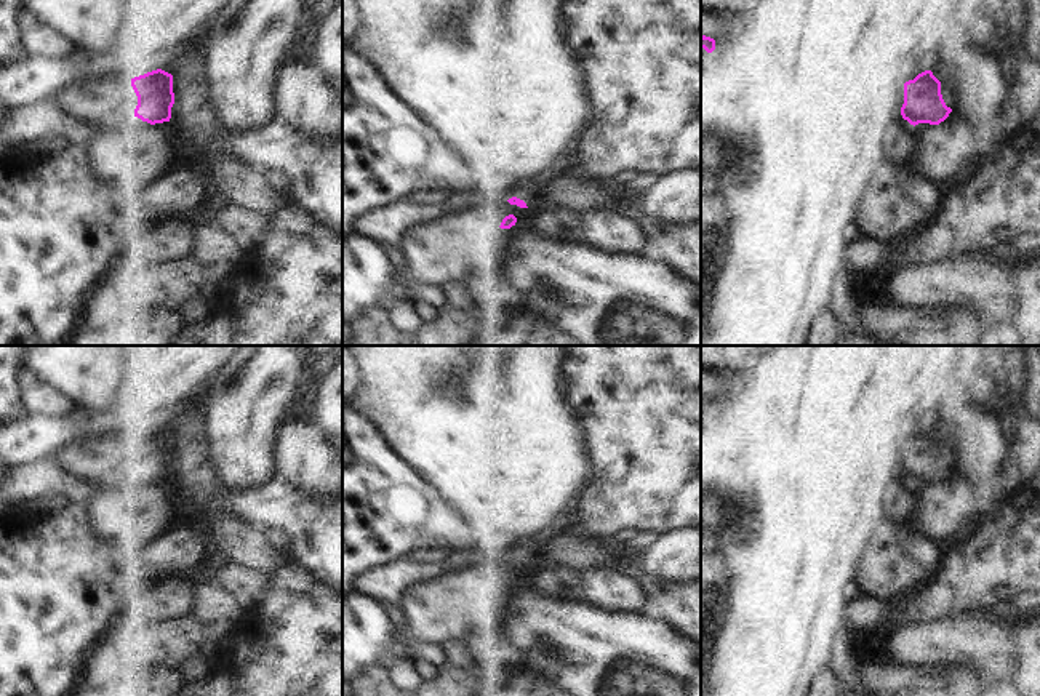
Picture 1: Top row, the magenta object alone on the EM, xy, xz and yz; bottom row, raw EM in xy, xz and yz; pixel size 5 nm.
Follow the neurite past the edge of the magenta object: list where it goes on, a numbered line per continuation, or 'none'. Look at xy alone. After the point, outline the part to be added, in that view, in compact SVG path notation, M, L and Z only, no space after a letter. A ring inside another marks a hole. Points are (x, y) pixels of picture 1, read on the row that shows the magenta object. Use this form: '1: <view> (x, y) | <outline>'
1: xy (101, 104) | M128 74L106 75L64 88L53 99L61 110L101 133L134 115L138 96Z

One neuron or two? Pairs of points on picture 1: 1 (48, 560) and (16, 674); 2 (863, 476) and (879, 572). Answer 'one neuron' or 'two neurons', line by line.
1: one neuron
2: two neurons

